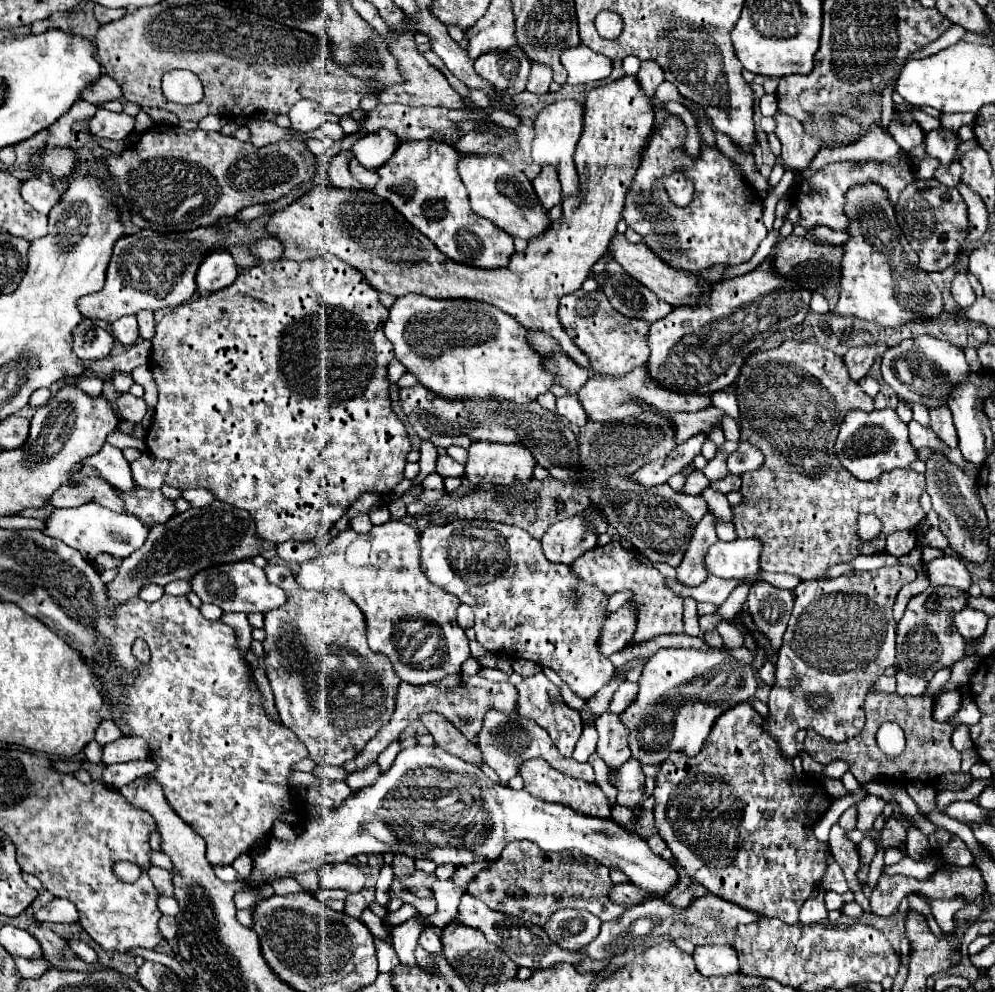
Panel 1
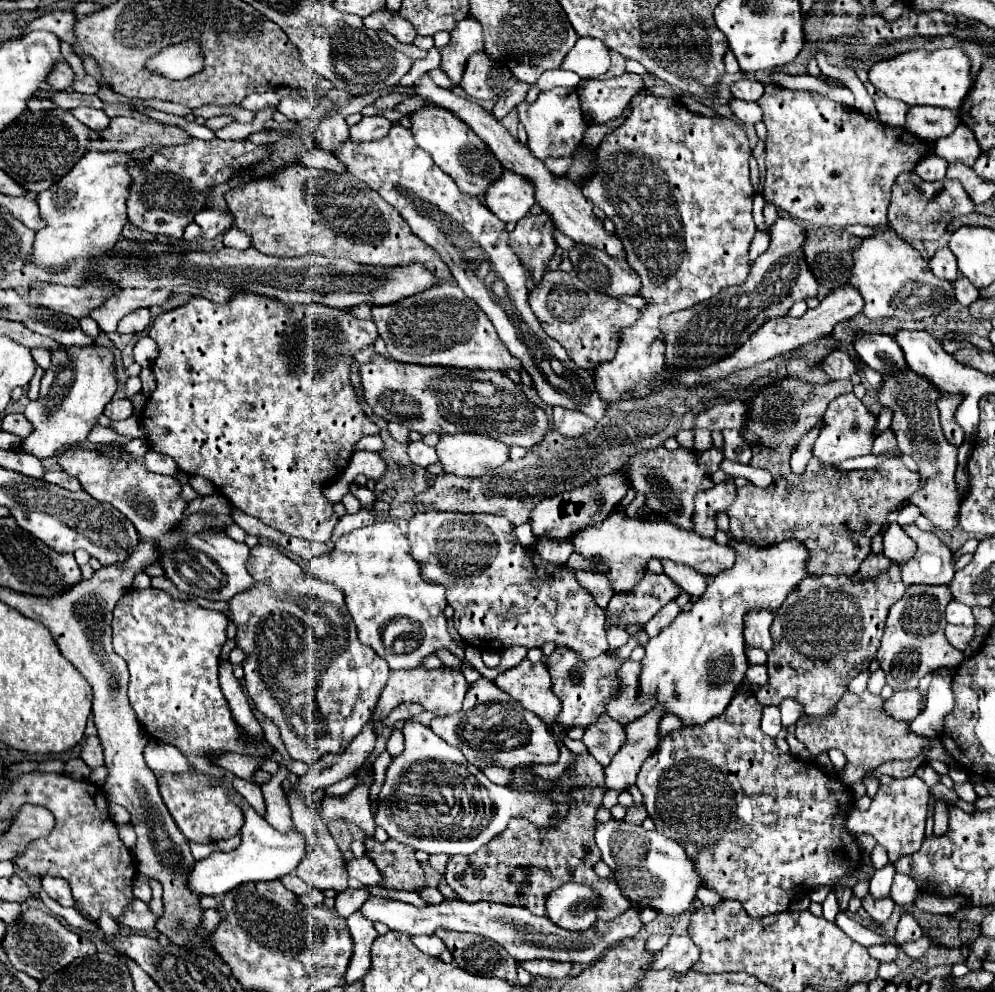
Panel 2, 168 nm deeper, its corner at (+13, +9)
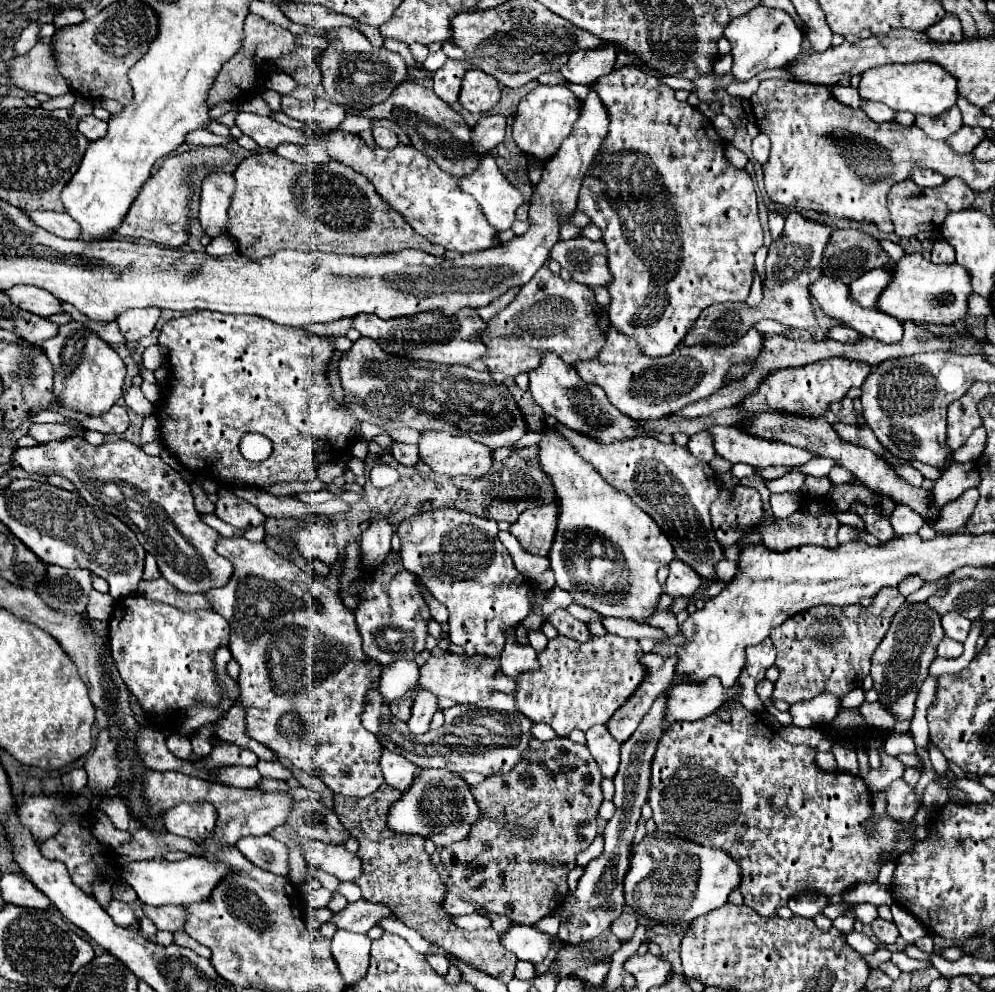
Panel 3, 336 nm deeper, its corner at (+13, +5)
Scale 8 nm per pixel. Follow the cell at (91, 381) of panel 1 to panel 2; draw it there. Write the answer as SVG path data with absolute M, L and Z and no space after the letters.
M32 348L32 358L36 360L38 366L42 366L44 370L50 368L50 352L44 348Z

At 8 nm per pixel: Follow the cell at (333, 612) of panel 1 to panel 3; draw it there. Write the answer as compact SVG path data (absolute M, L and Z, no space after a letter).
M222 538L216 552L234 564L234 576L224 588L214 588L206 596L212 610L232 624L230 652L240 664L240 698L246 708L248 736L288 758L296 768L318 776L334 794L362 798L376 792L384 782L378 766L384 748L362 726L360 714L364 696L380 682L382 666L364 656L354 612L340 604L338 592L272 552L264 542Z

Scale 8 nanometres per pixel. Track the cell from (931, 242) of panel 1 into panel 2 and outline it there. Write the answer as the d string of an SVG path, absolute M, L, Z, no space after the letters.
M904 172L896 178L892 186L892 200L888 208L888 222L890 228L904 240L936 240L946 232L946 226L956 216L966 216L974 212L974 202L966 194L960 180L938 180L938 182L924 182L916 172Z

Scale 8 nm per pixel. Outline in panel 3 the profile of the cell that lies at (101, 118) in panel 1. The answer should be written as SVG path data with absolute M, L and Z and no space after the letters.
M94 114L82 116L78 130L88 138L88 140L100 140L106 134L106 122L98 120Z

